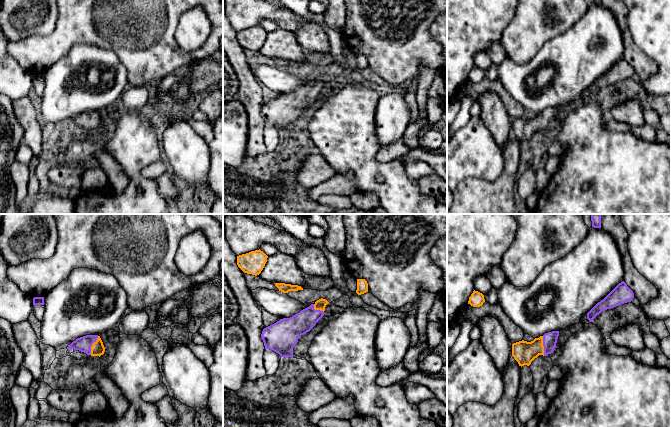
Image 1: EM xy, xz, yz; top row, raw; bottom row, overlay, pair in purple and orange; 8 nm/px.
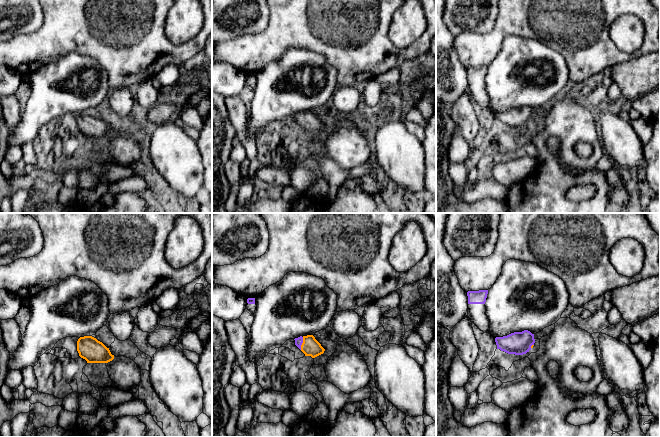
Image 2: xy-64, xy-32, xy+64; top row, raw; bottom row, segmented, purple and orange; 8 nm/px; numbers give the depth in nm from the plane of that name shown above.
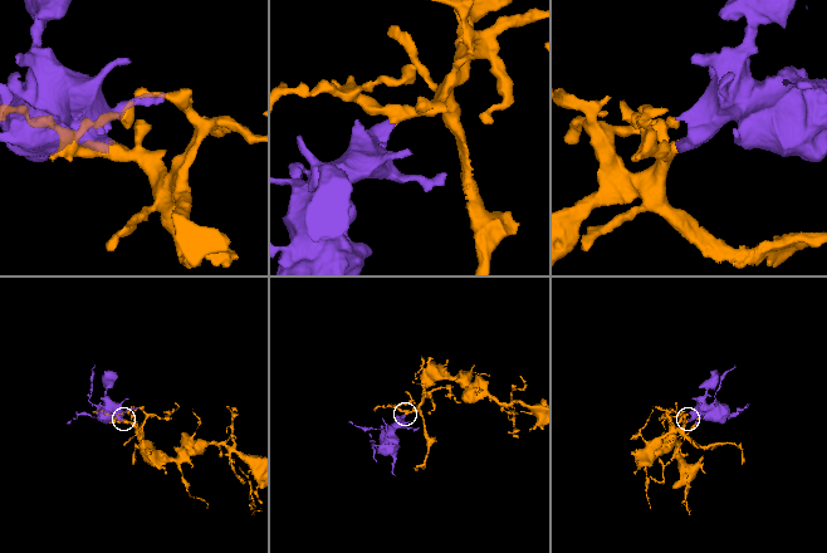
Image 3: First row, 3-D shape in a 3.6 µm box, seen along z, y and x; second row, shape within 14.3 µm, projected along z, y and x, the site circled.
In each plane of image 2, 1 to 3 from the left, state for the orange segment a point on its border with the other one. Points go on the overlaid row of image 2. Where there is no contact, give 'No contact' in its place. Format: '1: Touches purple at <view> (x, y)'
1: No contact
2: Touches purple at xy-32 (302, 342)
3: Touches purple at xy+64 (531, 345)

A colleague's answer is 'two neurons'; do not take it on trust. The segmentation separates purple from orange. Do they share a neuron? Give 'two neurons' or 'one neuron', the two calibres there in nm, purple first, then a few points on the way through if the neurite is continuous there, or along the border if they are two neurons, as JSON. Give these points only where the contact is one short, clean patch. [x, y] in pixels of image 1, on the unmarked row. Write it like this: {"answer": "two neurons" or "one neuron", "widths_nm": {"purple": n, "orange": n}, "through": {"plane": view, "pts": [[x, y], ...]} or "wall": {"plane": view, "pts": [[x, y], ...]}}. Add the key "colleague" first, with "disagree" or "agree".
{"colleague": "disagree", "answer": "one neuron", "widths_nm": {"purple": 120, "orange": 110}, "through": {"plane": "xy", "pts": [[83, 120], [91, 121], [97, 125]]}}

